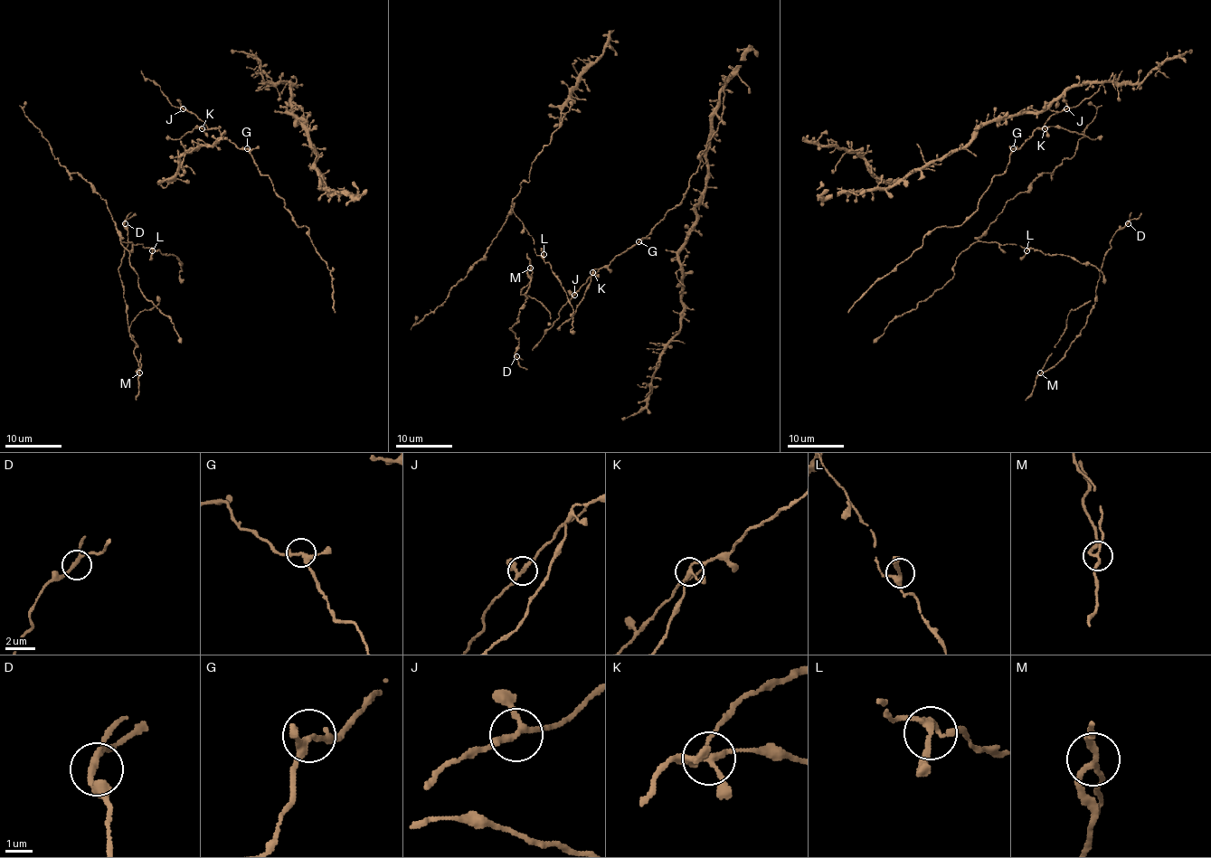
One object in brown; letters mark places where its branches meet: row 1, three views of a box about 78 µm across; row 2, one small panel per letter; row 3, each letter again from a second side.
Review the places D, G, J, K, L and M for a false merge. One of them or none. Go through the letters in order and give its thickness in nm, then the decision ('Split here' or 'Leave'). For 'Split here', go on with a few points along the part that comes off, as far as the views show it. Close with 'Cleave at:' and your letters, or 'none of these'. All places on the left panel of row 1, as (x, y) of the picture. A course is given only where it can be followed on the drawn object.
D: Thickness 200 nm. Leave
G: Thickness 240 nm. Leave
J: Thickness 200 nm. Leave
K: Thickness 190 nm. Leave
L: Thickness 200 nm. Leave
M: Thickness 180 nm. Leave
Cleave at: none of these

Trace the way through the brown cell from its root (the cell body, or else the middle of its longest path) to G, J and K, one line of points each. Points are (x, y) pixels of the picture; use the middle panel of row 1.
G: (622, 252), (638, 241)
J: (622, 252), (590, 277), (574, 295)
K: (622, 252), (592, 272)

